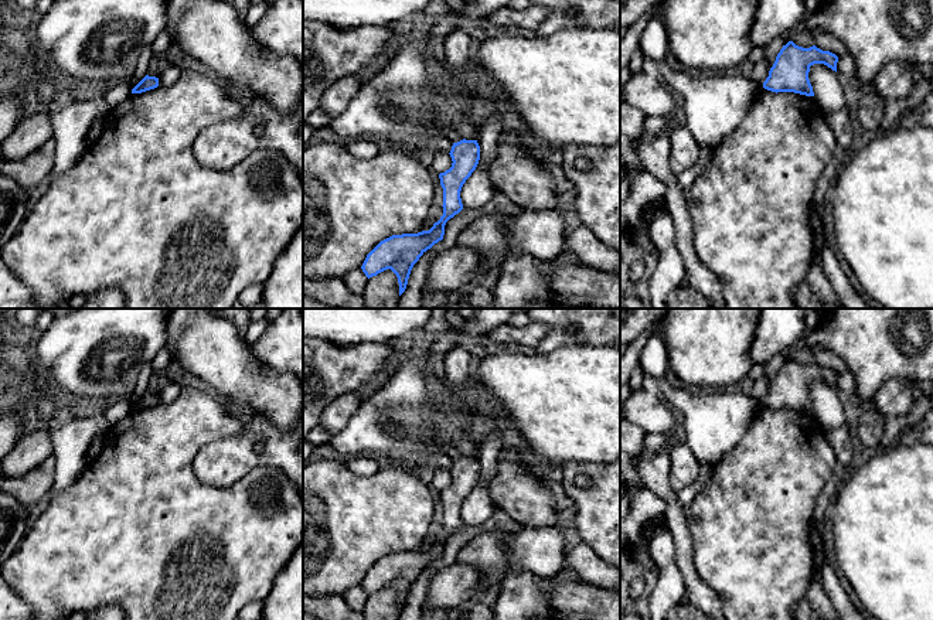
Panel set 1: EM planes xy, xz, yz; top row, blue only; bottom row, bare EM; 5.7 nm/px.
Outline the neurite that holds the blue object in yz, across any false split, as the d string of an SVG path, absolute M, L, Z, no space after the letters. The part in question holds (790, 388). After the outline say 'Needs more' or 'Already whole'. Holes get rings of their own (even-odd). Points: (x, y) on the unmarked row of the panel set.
M789 358L776 374L763 405L772 409L794 409L814 413L808 396L810 384L824 381L837 389L838 374L830 368L823 368L815 362L803 365Z. Already whole

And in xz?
M460 457L450 467L452 484L439 491L443 505L443 532L429 548L392 552L381 558L365 575L361 586L370 596L391 586L399 600L399 613L405 609L413 582L435 561L443 556L446 539L463 527L460 508L480 477L477 457Z. Already whole

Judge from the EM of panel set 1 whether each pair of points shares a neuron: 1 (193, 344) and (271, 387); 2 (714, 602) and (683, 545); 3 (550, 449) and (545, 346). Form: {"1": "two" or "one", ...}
{"1": "one", "2": "one", "3": "two"}

